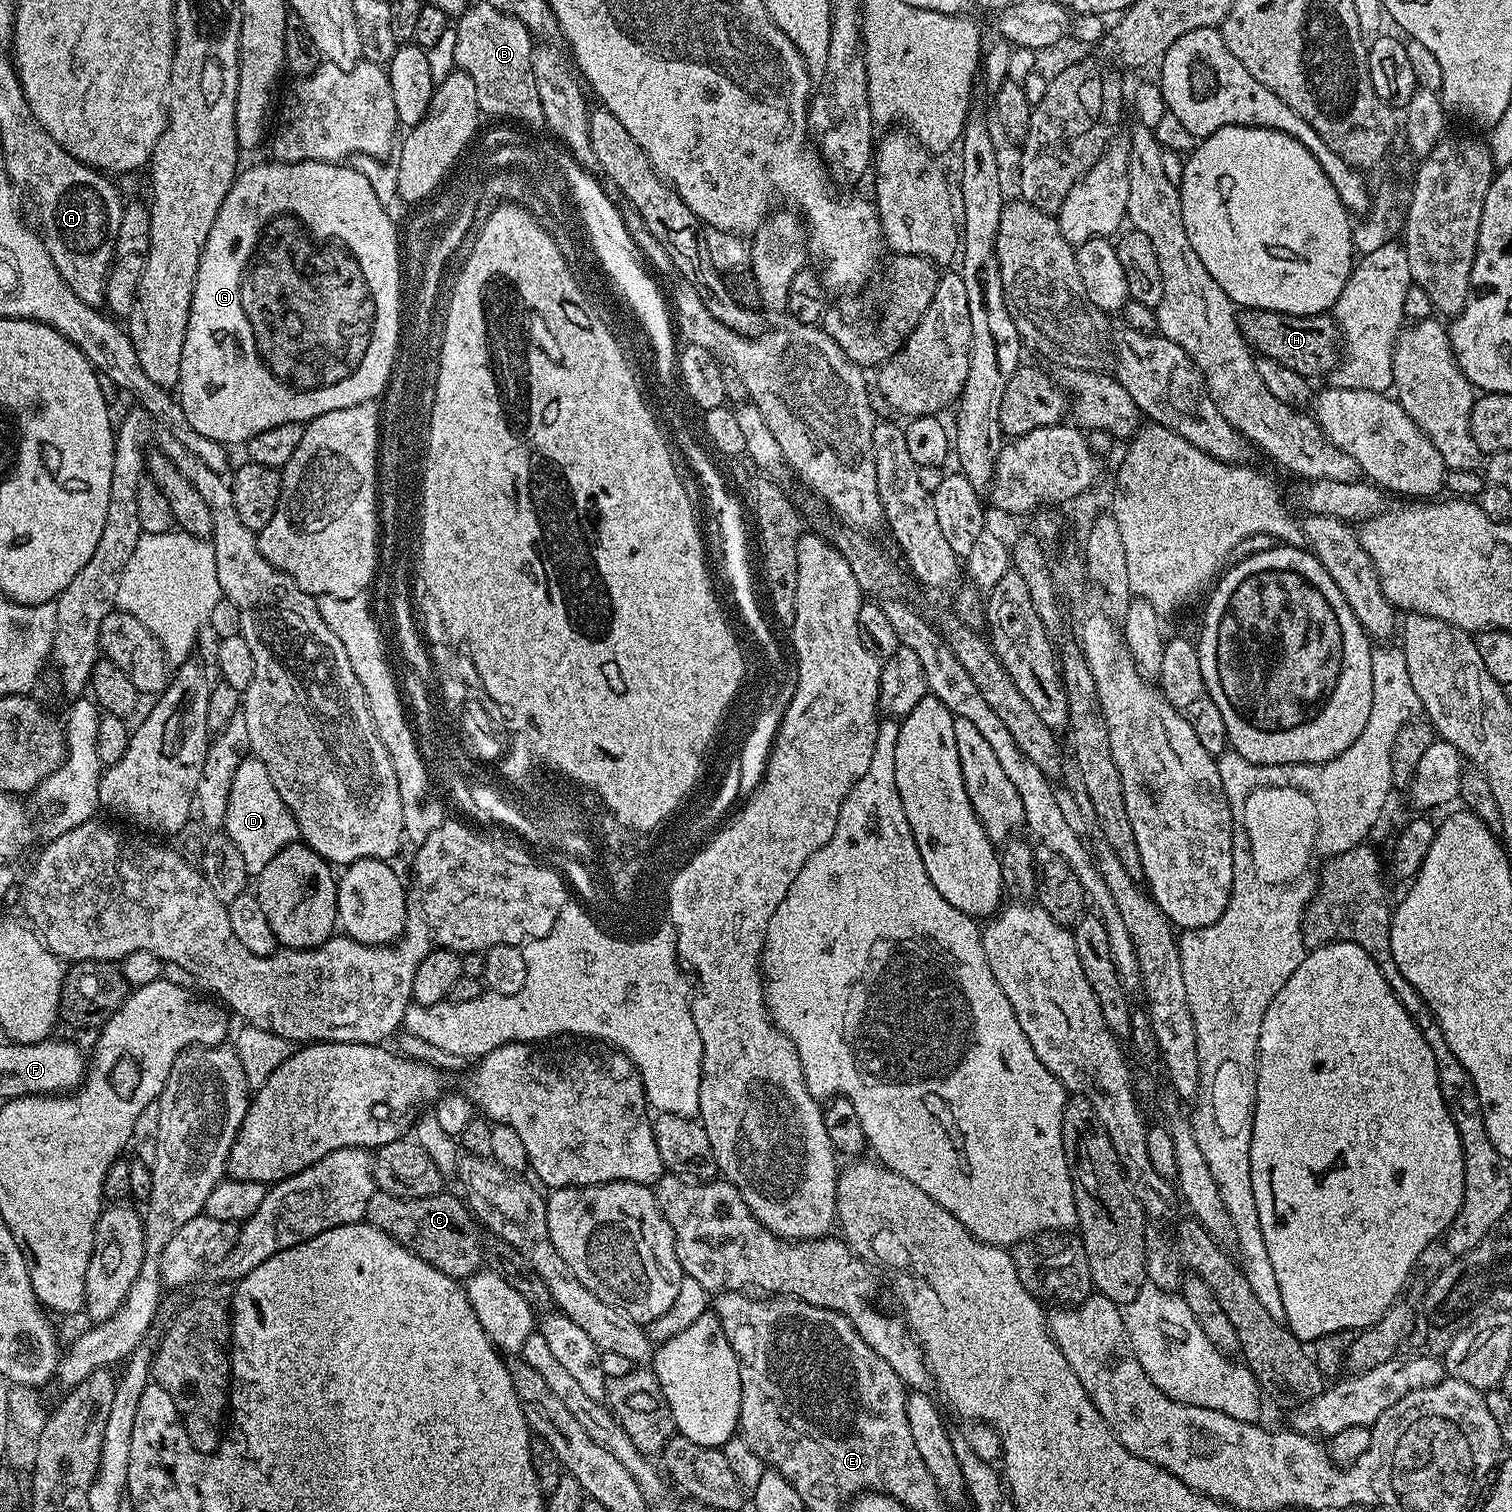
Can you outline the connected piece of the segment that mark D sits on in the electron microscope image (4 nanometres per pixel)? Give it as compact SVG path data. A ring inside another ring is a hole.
M245 756L238 770L234 770L223 831L232 839L234 846L238 846L249 874L259 874L266 862L270 862L270 858L277 856L287 844L297 843L296 820L286 802L282 802L278 790L274 790L274 782L270 782L270 774L266 774L266 766L262 766L257 756Z

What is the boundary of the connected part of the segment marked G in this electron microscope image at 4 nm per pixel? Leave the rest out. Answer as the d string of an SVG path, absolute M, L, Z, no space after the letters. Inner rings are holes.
M298 160L275 163L256 164L245 172L243 169L230 186L218 216L214 218L214 226L210 226L210 234L200 255L196 285L190 302L190 318L186 322L178 403L186 422L190 422L198 434L214 438L225 446L243 445L254 438L254 434L282 426L286 422L307 422L323 412L342 410L346 406L383 397L400 342L402 240L398 235L397 221L391 220L379 204L370 180L344 162Z

